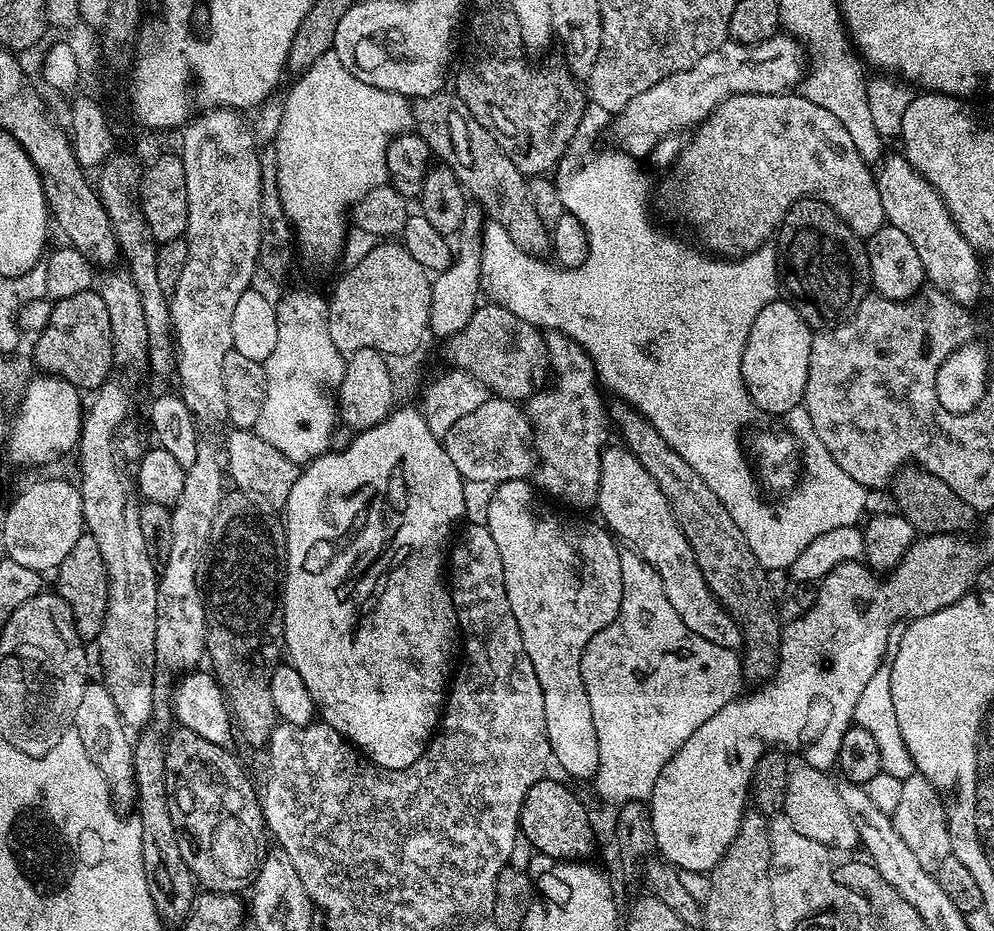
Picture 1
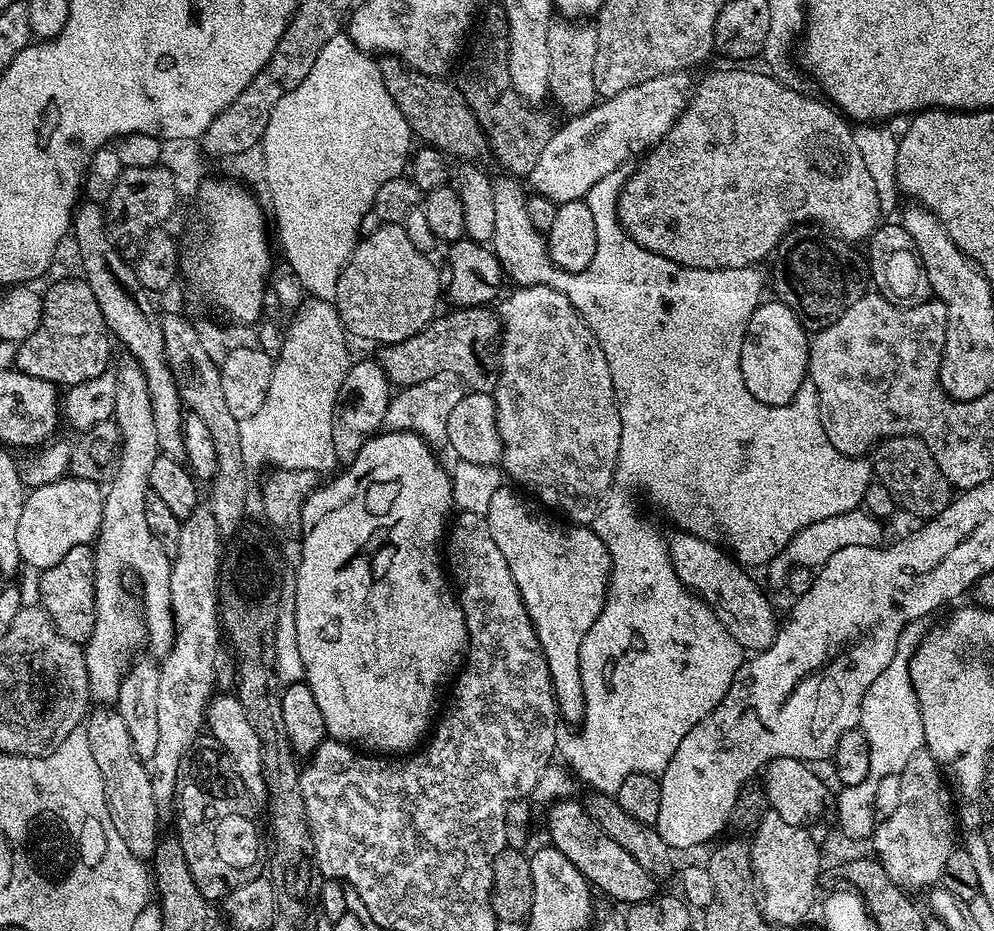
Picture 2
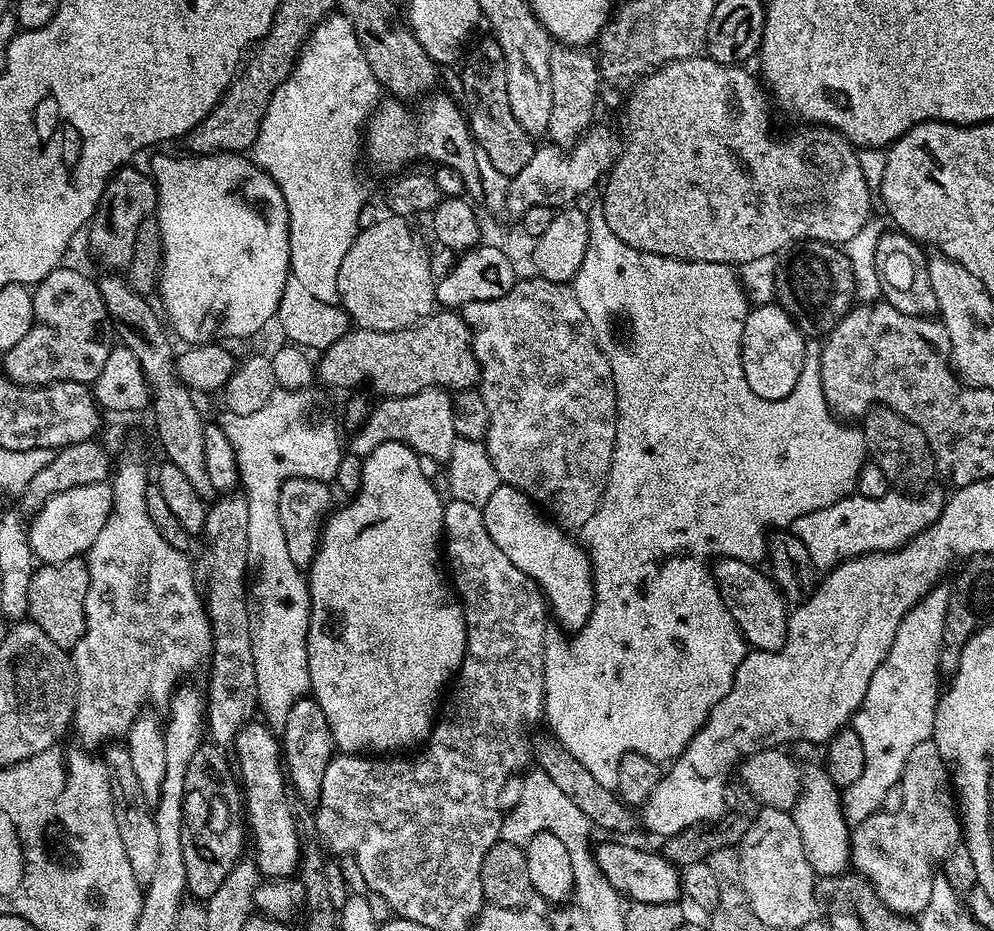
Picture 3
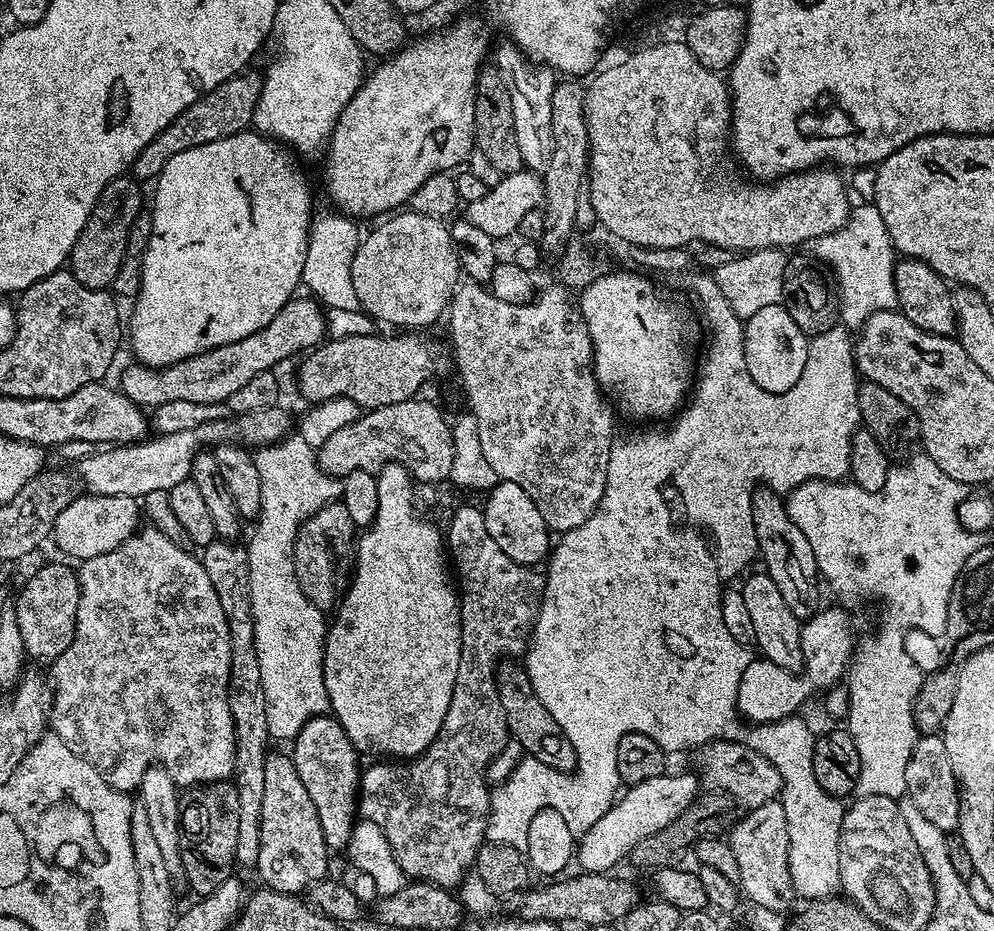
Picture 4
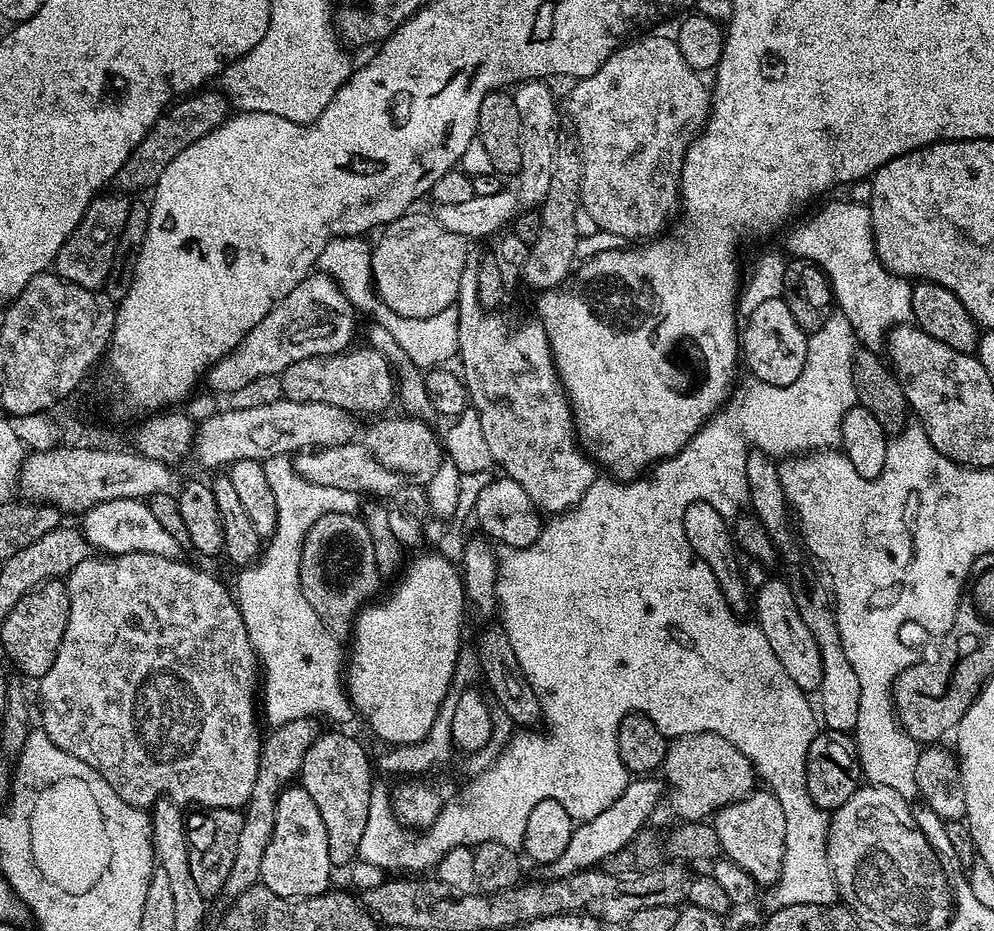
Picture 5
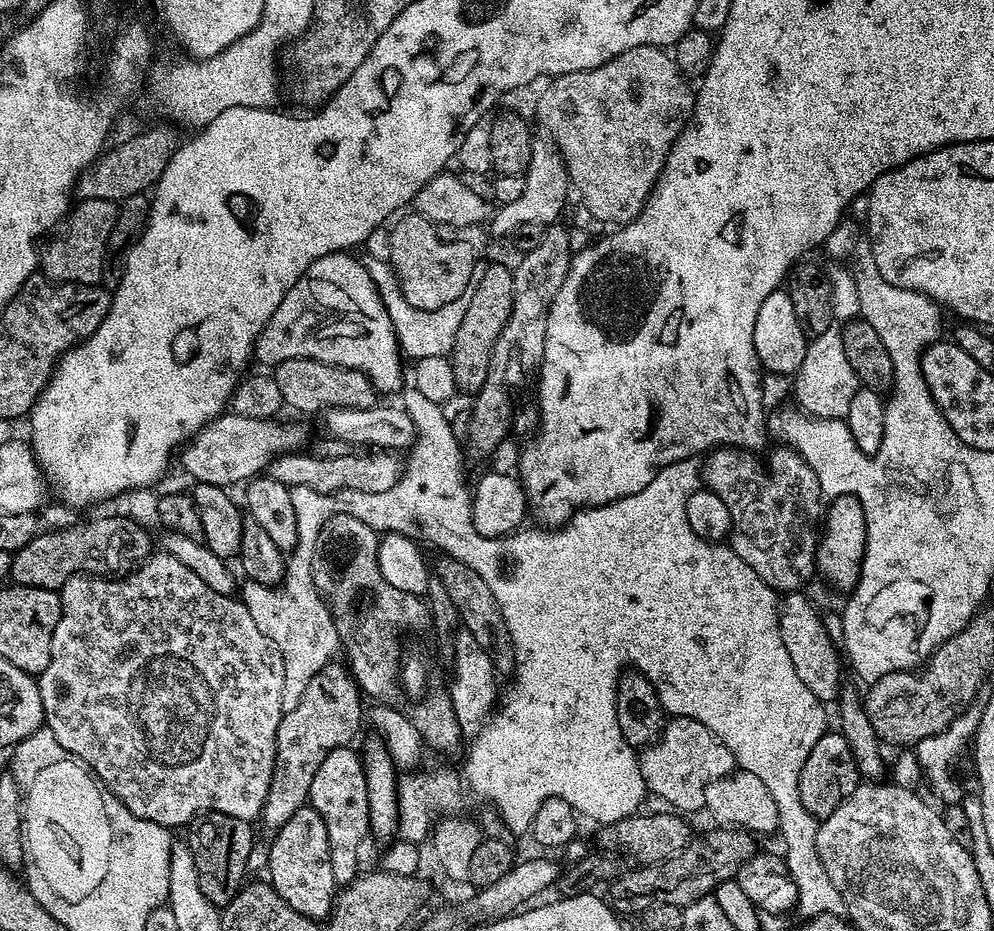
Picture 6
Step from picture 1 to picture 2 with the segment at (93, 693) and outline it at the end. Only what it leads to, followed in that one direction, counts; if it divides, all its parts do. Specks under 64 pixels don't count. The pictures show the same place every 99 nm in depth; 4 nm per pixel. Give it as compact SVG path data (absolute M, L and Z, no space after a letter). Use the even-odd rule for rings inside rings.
M108 706L97 709L87 717L86 731L90 738L90 754L94 754L94 762L98 762L98 772L102 774L108 813L118 834L122 834L122 842L130 846L133 854L152 858L158 847L156 822L160 812L156 809L158 801L151 785L151 771L134 750L134 742L130 742L130 730L126 730L126 722L122 722L119 712Z

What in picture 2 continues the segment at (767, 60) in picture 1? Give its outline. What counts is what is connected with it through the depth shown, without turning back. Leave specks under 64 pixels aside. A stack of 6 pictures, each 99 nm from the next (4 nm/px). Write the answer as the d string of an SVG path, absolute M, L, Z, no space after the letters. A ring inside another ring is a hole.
M681 70L650 78L630 90L622 90L622 94L601 99L580 116L565 119L565 124L561 128L559 125L550 142L546 142L538 166L528 173L527 187L532 187L535 195L550 198L558 206L584 200L594 182L602 182L602 178L611 172L620 172L627 160L635 161L647 153L672 129L691 97L689 76L687 71Z

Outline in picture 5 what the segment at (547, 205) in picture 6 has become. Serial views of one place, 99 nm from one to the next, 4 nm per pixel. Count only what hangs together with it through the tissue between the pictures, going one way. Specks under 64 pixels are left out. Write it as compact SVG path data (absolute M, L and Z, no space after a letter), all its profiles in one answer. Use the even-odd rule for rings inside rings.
M525 80L517 83L512 92L514 106L518 106L520 145L522 146L522 166L518 173L518 181L520 180L518 200L528 210L540 206L546 198L554 173L556 156L562 152L562 146L560 146L562 112L558 107L558 100L556 104L555 94L546 85L544 80Z

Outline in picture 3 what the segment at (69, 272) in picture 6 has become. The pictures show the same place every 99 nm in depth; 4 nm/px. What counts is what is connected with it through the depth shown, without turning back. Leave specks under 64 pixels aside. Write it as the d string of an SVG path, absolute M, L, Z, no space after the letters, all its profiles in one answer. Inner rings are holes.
M125 166L113 174L100 196L100 201L96 203L96 212L86 225L88 244L108 270L128 269L130 258L134 258L134 238L138 238L138 226L142 226L144 217L157 211L155 180L147 171L139 172L132 167Z

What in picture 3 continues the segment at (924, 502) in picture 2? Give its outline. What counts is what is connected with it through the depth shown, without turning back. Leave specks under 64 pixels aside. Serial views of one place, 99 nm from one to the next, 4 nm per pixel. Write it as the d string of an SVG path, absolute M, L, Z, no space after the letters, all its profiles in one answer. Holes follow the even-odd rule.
M873 405L860 422L871 463L882 470L891 487L903 492L920 492L935 477L932 451L922 430L884 405Z

